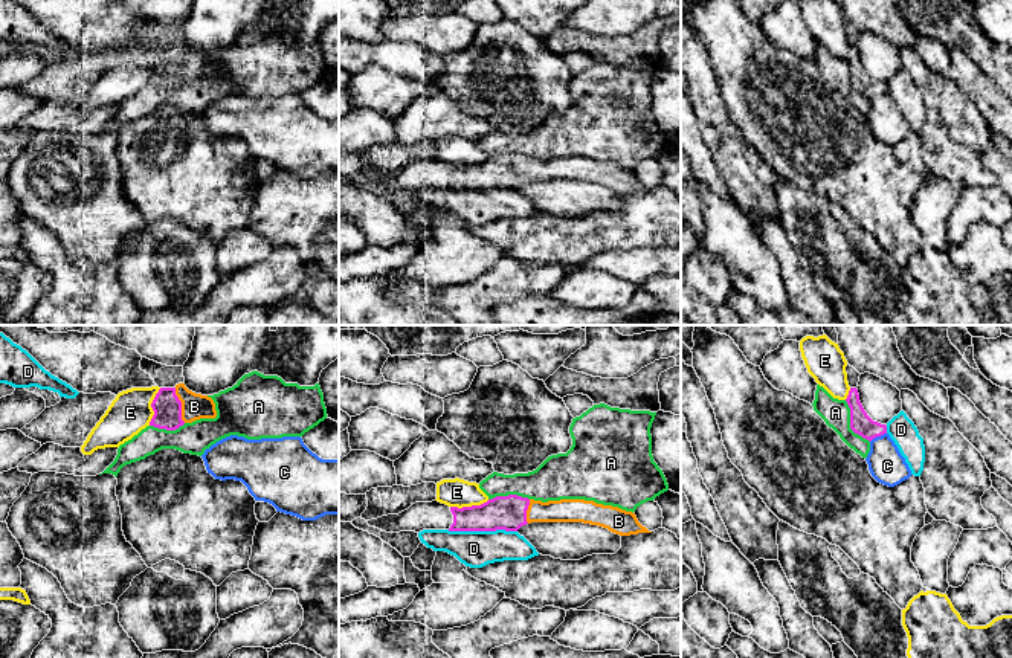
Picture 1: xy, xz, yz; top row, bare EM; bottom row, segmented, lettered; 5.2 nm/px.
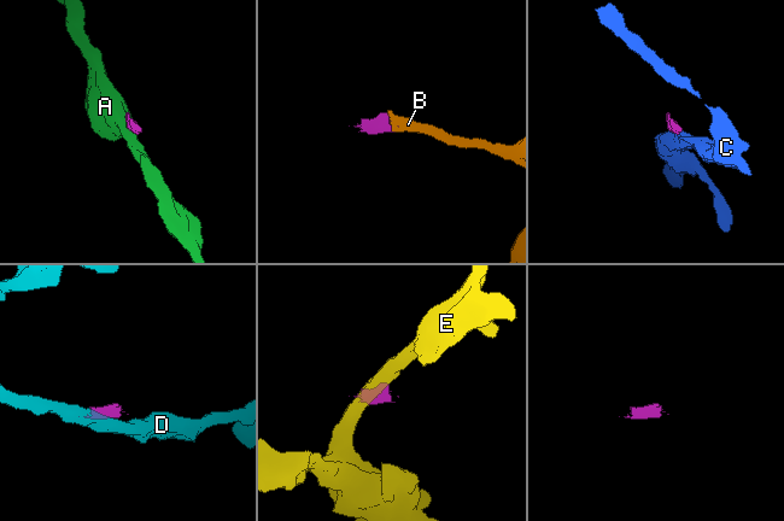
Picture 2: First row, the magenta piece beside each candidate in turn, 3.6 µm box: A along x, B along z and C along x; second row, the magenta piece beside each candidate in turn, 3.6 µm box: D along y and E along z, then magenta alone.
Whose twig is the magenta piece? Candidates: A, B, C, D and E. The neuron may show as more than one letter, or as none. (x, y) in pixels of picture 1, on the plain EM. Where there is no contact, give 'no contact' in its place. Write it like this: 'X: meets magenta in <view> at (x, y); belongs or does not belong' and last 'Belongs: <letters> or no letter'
A: meets magenta in yz at (850, 81); does not belong
B: meets magenta in xy at (180, 63); belongs
C: meets magenta in yz at (878, 93); does not belong
D: meets magenta in xz at (483, 188); does not belong
E: meets magenta in xz at (469, 165); does not belong
Belongs: B

